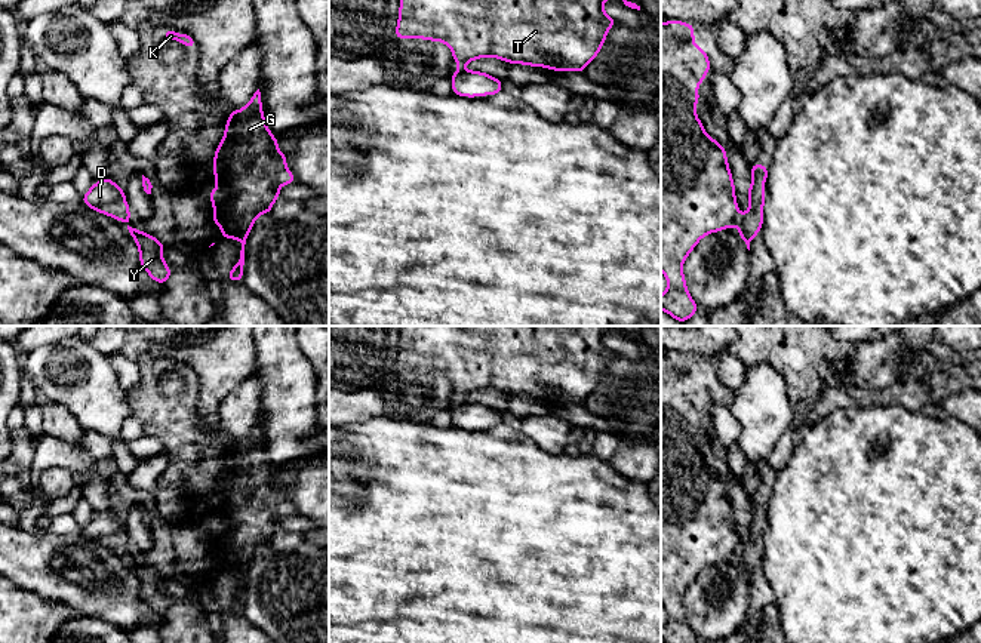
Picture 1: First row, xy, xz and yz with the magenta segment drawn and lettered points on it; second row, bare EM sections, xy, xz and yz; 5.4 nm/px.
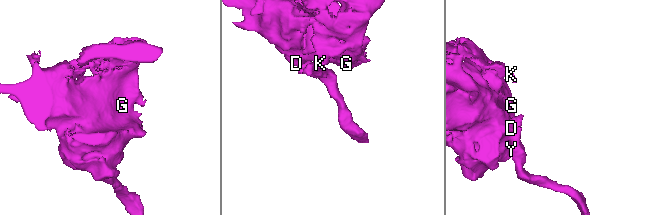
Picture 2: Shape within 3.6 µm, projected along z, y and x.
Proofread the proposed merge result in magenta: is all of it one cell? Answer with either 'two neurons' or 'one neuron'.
two neurons

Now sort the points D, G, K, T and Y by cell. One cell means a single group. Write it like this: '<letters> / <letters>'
D G K T / Y

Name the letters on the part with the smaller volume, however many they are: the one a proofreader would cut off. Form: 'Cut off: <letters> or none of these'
Cut off: Y

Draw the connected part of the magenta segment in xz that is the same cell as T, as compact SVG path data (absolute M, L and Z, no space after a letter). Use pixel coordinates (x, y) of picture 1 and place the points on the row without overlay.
M402 326L394 370L445 373L459 400L473 391L493 388L508 396L582 404L600 384L606 363L618 354L603 344L605 332L612 327L616 326Z

